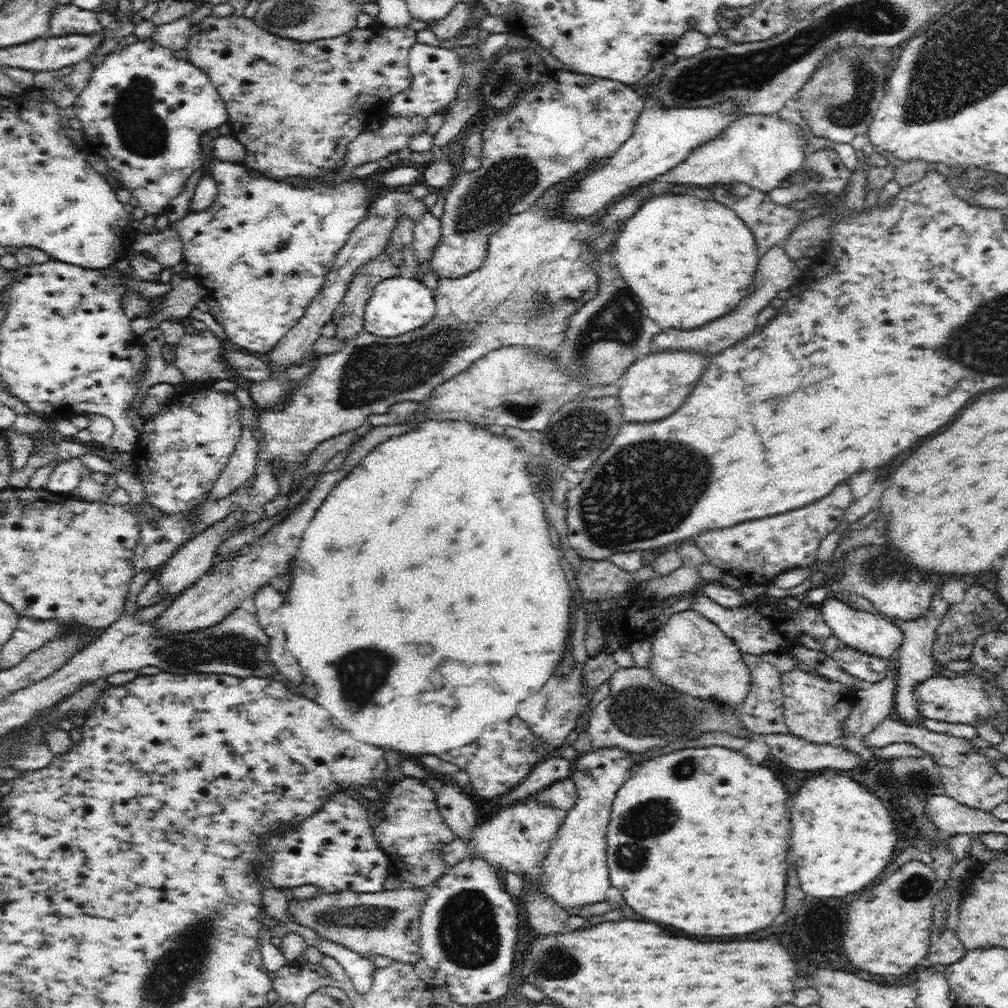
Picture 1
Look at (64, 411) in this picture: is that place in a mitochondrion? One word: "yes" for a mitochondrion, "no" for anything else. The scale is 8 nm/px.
no

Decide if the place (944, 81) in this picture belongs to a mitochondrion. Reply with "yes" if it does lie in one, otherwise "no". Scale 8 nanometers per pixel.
yes

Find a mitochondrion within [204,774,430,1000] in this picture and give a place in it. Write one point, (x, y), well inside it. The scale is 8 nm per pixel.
(368, 917)

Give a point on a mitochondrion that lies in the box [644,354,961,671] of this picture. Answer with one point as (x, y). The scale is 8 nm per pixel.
(874, 571)

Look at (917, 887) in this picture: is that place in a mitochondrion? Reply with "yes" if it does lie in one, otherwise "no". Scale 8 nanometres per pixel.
yes

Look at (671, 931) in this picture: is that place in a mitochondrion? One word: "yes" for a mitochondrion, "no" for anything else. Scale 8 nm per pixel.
no

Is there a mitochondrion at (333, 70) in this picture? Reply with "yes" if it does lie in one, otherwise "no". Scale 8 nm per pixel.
no

